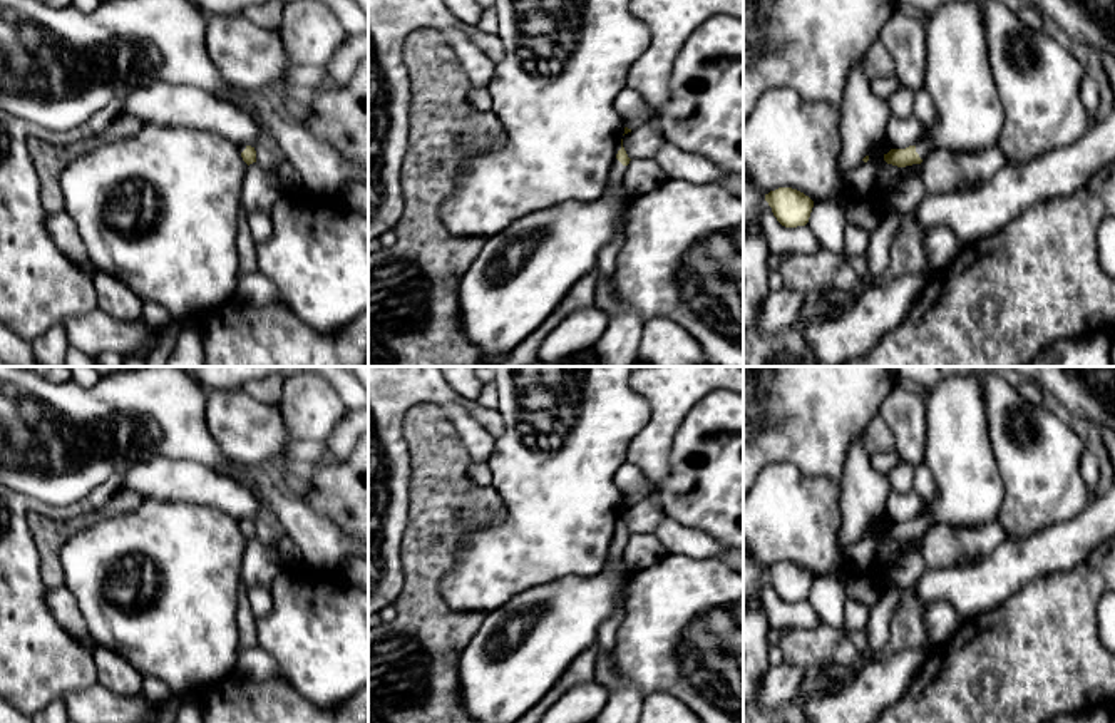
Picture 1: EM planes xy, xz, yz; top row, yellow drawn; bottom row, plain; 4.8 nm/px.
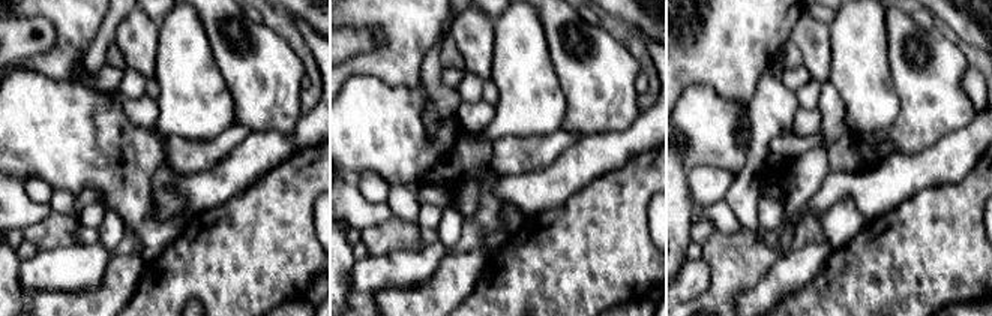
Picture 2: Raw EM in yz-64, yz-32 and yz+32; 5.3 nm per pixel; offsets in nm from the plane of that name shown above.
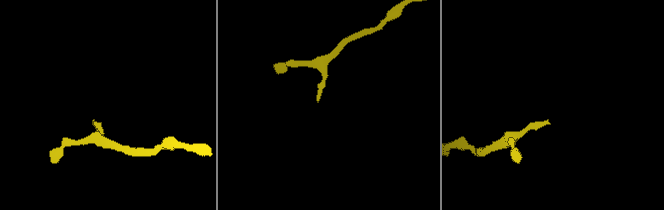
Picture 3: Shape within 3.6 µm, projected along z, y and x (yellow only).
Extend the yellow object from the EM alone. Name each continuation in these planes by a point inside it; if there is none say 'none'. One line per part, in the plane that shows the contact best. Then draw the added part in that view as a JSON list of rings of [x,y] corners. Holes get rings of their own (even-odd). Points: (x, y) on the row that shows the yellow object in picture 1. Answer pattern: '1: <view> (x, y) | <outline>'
1: yz (970, 117) | [[[971,0],[943,2],[926,23],[926,40],[924,90],[934,102],[936,122],[929,136],[914,144],[916,152],[924,159],[936,149],[979,152],[994,147],[1005,127],[1005,109],[991,75],[979,5]]]

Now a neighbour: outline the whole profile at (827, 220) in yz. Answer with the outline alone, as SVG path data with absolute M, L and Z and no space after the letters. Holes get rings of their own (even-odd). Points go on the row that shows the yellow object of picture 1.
M840 196L815 203L807 226L820 248L844 254L845 203Z

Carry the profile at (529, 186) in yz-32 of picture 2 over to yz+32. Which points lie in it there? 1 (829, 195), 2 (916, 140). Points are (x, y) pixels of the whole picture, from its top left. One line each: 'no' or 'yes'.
1: yes
2: no

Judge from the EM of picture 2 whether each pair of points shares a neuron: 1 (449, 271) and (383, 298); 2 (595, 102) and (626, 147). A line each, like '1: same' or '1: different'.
1: same
2: different

